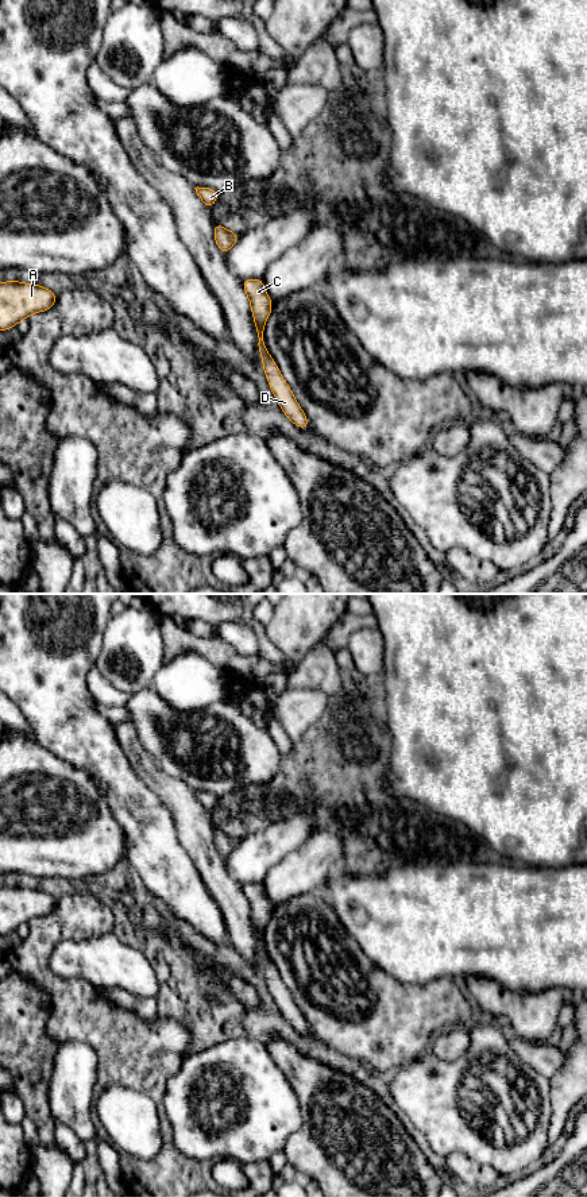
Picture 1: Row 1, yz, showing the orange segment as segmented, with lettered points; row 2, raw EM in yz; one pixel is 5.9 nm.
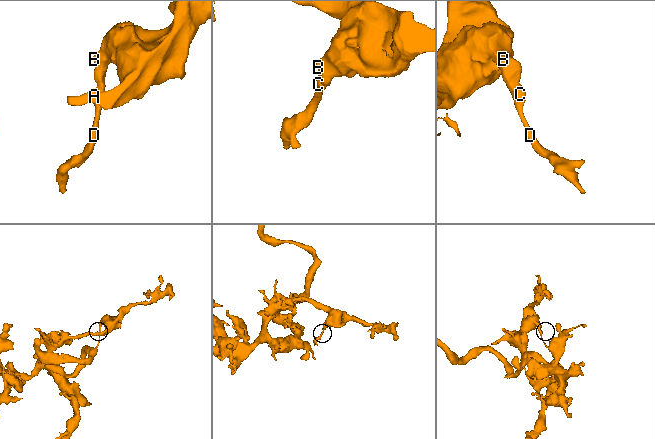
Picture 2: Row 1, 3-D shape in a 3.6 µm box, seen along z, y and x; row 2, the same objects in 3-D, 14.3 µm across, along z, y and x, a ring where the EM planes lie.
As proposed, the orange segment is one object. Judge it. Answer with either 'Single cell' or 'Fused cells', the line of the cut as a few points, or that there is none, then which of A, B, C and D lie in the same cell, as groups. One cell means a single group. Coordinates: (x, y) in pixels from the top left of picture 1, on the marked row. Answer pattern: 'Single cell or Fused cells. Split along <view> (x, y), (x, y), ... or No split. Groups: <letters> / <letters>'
Single cell. No split. Groups: A B C D

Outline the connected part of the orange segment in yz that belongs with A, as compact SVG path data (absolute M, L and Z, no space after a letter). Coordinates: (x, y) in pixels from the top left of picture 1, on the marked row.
M19 281L0 283L0 331L16 327L20 320L30 318L32 313L49 310L58 296L50 289Z

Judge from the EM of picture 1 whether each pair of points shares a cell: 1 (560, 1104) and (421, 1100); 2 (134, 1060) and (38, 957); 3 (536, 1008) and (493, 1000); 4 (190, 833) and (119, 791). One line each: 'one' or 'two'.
1: two
2: one
3: one
4: two

